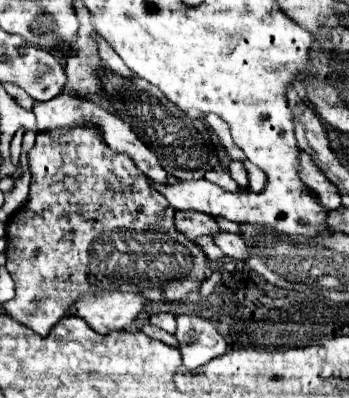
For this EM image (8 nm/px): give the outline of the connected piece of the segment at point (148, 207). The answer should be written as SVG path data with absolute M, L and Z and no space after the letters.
M82 124L64 132L40 132L34 148L28 152L28 164L32 176L28 202L8 220L6 228L6 268L16 282L16 296L2 306L6 314L46 336L68 314L70 306L90 292L96 296L116 290L140 292L152 302L178 302L200 294L206 280L206 254L176 230L174 208L154 190L152 180L142 176L130 156L112 152L104 144L100 128Z

